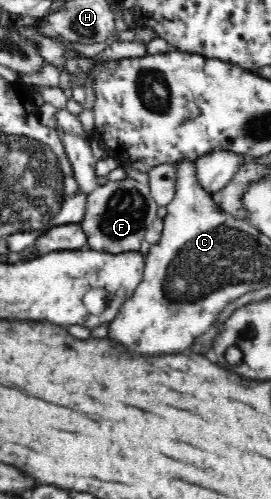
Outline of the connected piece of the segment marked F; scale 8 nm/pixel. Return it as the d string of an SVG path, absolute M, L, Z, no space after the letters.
M128 177L106 182L90 193L88 211L81 222L89 238L89 248L114 256L138 253L146 232L158 219L156 210L158 204L153 200L148 185Z

